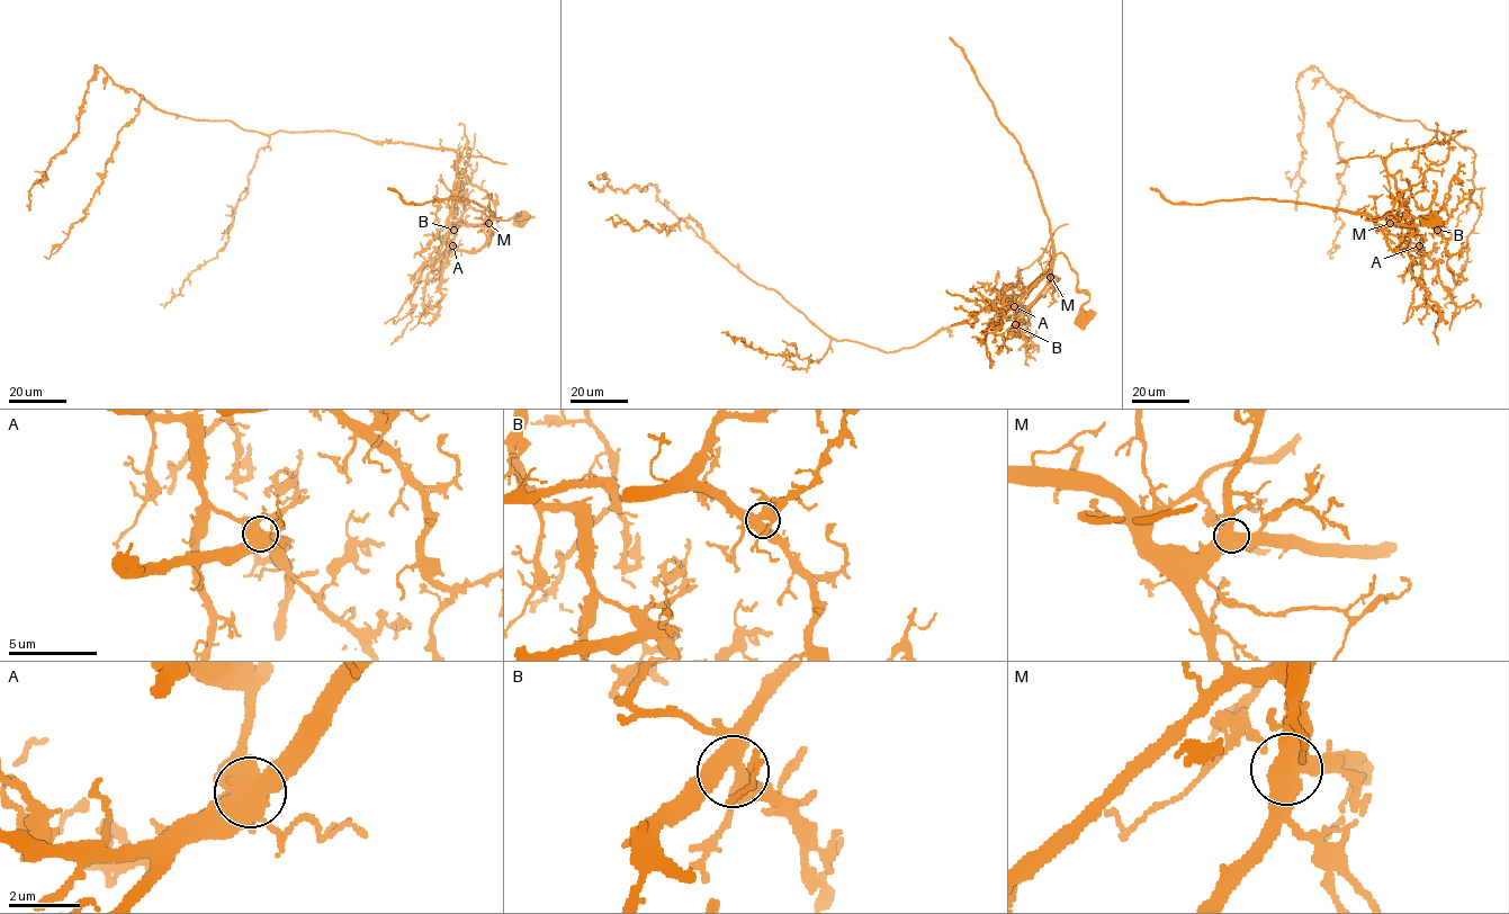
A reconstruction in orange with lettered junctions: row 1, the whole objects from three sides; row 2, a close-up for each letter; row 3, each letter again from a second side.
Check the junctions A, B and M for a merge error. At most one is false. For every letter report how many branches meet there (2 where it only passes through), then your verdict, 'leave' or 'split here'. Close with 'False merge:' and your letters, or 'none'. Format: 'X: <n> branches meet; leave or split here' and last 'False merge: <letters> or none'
A: 7 branches meet; split here
B: 7 branches meet; leave
M: 4 branches meet; leave
False merge: A

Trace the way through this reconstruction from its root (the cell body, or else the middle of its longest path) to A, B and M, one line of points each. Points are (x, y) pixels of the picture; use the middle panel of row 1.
A: (1083, 319), (1080, 307), (1089, 295), (1078, 289), (1077, 274), (1061, 253), (1052, 260), (1050, 271), (1014, 306)
B: (1083, 319), (1080, 307), (1089, 295), (1078, 289), (1077, 274), (1058, 253), (1049, 284), (1015, 324)
M: (1083, 319), (1080, 307), (1089, 295), (1078, 289), (1077, 274), (1061, 253), (1053, 259), (1050, 277)

